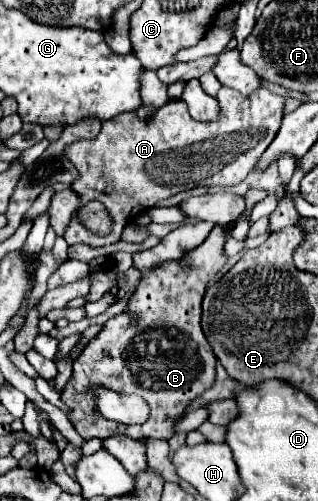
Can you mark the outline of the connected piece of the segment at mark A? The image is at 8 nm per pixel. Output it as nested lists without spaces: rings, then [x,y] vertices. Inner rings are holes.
[[[221,87],[221,91],[217,93],[217,101],[219,101],[221,111],[215,121],[203,123],[194,120],[188,113],[187,105],[181,99],[177,99],[177,101],[169,101],[167,105],[163,105],[159,113],[155,113],[155,116],[145,121],[141,121],[137,113],[133,111],[121,113],[119,117],[113,117],[111,121],[103,123],[103,129],[95,141],[77,141],[75,145],[71,145],[71,149],[67,149],[67,155],[79,171],[79,177],[71,183],[71,189],[79,195],[79,203],[77,203],[75,213],[71,215],[71,221],[65,229],[63,239],[69,245],[75,245],[75,243],[91,245],[91,243],[103,243],[105,237],[109,237],[109,235],[91,233],[79,221],[79,215],[77,215],[79,209],[91,201],[103,203],[103,207],[107,209],[113,221],[113,229],[111,229],[113,233],[115,229],[119,229],[119,225],[125,227],[125,223],[133,221],[133,217],[145,213],[147,209],[155,207],[161,199],[167,199],[175,193],[181,193],[181,191],[187,191],[199,185],[229,187],[229,185],[241,183],[249,175],[249,171],[255,167],[255,161],[259,161],[263,151],[275,139],[281,127],[285,101],[281,95],[269,91],[267,87],[259,87],[247,97],[237,93],[235,89]]]

